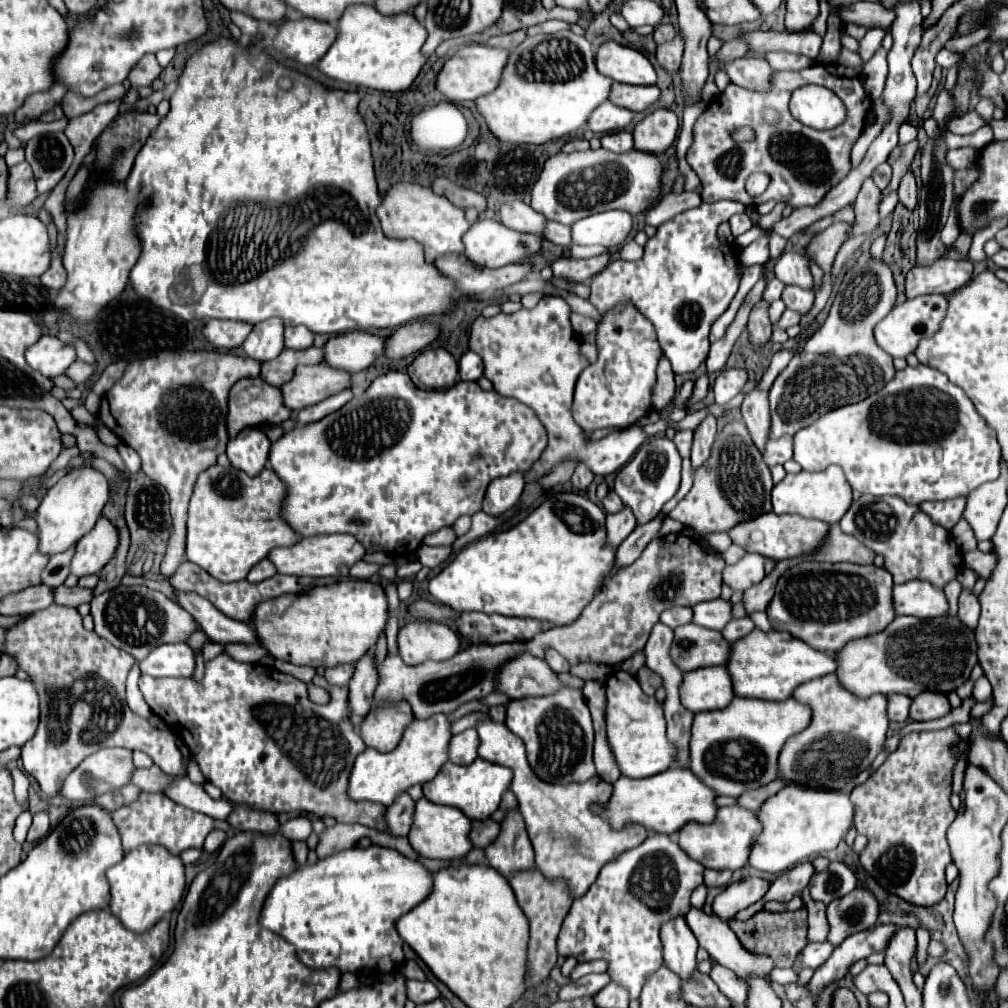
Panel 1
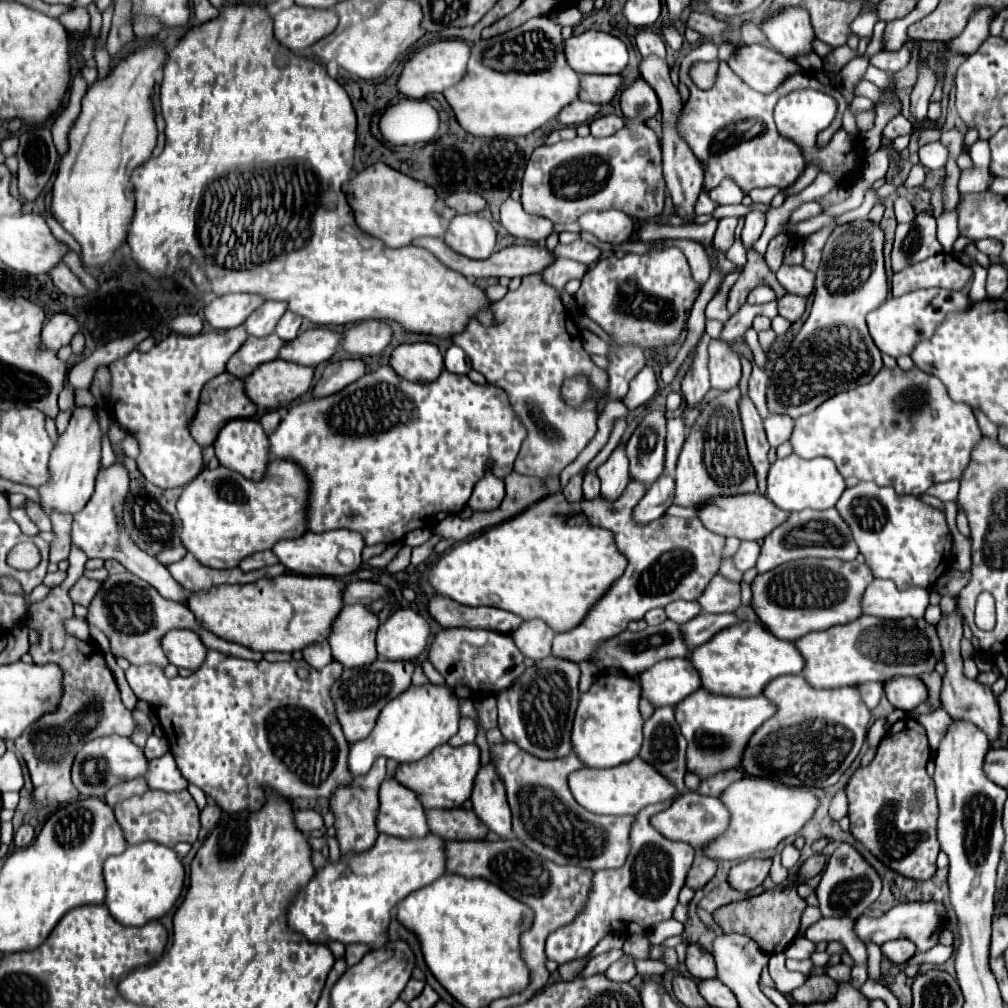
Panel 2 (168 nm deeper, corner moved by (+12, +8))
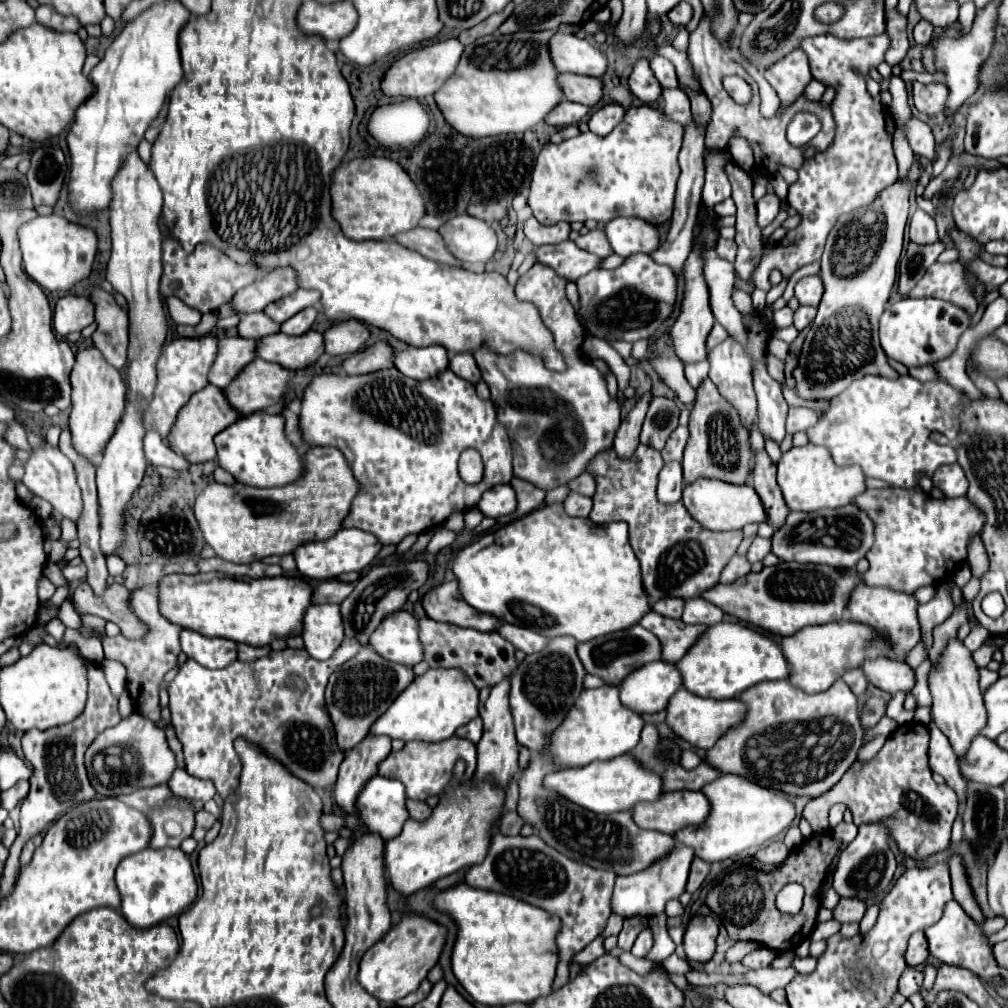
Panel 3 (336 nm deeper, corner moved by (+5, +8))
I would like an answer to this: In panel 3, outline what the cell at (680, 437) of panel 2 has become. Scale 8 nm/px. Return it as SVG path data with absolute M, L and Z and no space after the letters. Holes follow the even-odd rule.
M678 425L676 431L672 433L672 437L668 439L664 451L662 451L662 459L666 463L668 461L680 461L682 453L684 453L684 447L686 447L686 441L688 441L688 427Z

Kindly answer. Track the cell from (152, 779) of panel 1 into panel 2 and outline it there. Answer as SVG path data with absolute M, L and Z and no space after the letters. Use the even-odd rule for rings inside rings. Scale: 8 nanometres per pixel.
M167 751L163 757L153 759L149 763L149 773L145 775L145 779L151 789L159 789L159 791L167 791L167 793L183 791L189 785L189 781L177 769L171 751Z

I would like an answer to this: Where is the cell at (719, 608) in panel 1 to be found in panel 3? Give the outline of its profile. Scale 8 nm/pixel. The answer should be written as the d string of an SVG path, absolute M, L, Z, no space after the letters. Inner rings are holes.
M734 555L730 559L730 563L724 567L724 571L720 575L720 583L722 585L730 585L730 583L734 583L736 579L740 579L740 577L744 577L748 573L750 573L750 563L746 561L746 557Z

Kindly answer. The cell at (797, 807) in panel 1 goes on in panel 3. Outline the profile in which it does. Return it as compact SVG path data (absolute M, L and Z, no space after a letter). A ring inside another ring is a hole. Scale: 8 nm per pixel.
M732 773L722 775L714 783L702 787L702 793L712 803L708 821L704 821L696 829L686 827L678 831L676 837L680 843L692 847L696 855L708 863L734 859L746 851L760 849L764 843L778 839L780 833L786 831L796 817L796 807L786 793L760 787L740 775L732 775Z

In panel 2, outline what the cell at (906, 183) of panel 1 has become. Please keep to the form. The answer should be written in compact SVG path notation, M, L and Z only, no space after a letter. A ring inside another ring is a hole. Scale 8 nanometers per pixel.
M905 199L895 201L895 215L897 215L899 223L911 223L915 219L915 211L913 211L911 203Z

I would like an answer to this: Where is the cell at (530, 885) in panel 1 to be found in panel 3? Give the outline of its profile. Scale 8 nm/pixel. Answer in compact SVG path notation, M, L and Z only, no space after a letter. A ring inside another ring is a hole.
M500 833L492 837L486 859L474 865L466 873L466 883L470 883L470 887L498 891L498 893L508 891L514 897L560 917L560 931L556 935L558 967L556 967L556 979L552 983L552 991L558 991L568 981L568 965L572 955L582 951L604 929L606 919L612 913L608 901L612 897L614 879L616 873L594 869L584 863L576 863L560 855L556 849L548 847L536 835L506 837Z

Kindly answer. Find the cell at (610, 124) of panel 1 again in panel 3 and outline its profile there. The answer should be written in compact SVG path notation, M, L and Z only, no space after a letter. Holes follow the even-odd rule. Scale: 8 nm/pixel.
M566 99L546 117L546 123L554 125L554 127L568 127L568 125L580 123L580 119L584 119L588 113L590 113L590 109L584 107L582 103L572 103Z

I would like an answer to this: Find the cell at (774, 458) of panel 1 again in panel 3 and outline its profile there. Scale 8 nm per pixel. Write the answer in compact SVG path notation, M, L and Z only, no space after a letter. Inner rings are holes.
M790 407L788 421L786 421L786 433L794 435L796 431L806 431L816 421L818 421L818 413L814 409L808 409L808 407Z

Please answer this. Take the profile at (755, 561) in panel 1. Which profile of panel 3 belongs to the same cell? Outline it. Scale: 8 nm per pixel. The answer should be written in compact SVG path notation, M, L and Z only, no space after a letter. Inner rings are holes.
M756 537L746 553L746 559L750 563L756 563L756 561L762 561L766 555L770 553L770 539L762 539L762 537Z

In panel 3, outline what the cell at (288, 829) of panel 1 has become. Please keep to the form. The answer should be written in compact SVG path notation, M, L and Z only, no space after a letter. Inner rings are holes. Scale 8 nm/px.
M324 813L320 817L320 825L324 831L338 831L342 827L342 817L340 815L332 815L332 813Z

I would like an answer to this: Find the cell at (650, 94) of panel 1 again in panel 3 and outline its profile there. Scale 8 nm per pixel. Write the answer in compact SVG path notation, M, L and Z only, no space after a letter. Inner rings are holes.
M562 73L560 85L562 85L568 101L576 101L576 103L582 103L588 107L598 105L598 101L602 99L602 91L604 91L602 79L574 75L574 73Z

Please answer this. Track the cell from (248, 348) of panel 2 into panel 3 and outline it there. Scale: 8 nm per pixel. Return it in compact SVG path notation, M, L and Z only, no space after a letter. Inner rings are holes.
M242 337L222 339L218 357L208 375L210 383L222 389L228 387L240 375L240 371L258 357L256 355L258 343L260 339L242 339Z

